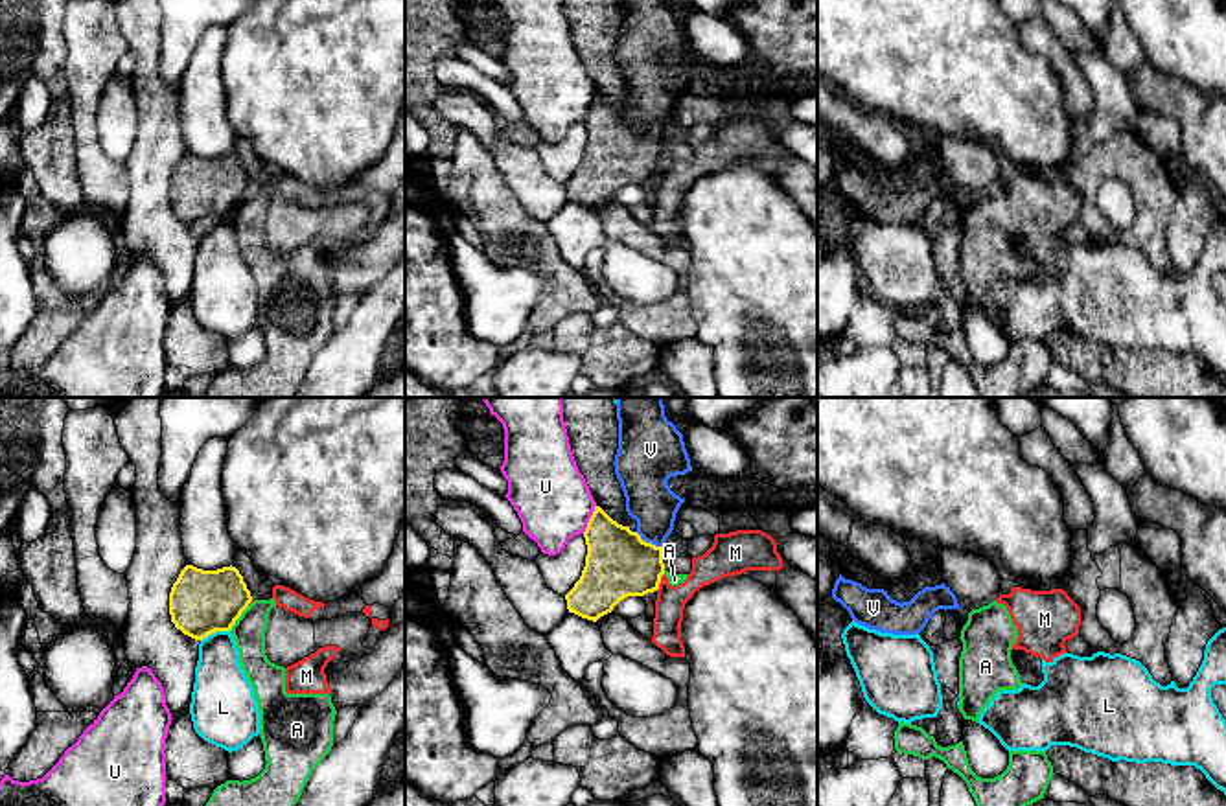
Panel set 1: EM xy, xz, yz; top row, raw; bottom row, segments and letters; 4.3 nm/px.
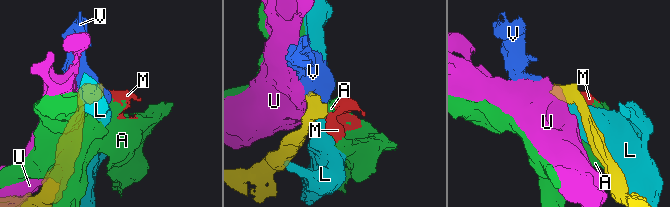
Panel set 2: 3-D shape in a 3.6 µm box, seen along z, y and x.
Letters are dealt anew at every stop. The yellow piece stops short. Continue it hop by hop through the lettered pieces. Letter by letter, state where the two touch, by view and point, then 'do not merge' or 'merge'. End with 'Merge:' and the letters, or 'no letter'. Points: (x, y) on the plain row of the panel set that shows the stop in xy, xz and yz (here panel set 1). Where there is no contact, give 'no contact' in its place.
A: xy (238, 205) | do not merge
L: xy (214, 219) | do not merge
M: xz (659, 170) | do not merge
U: xz (589, 107) | do not merge
V: xz (648, 131) | merge
Merge: V

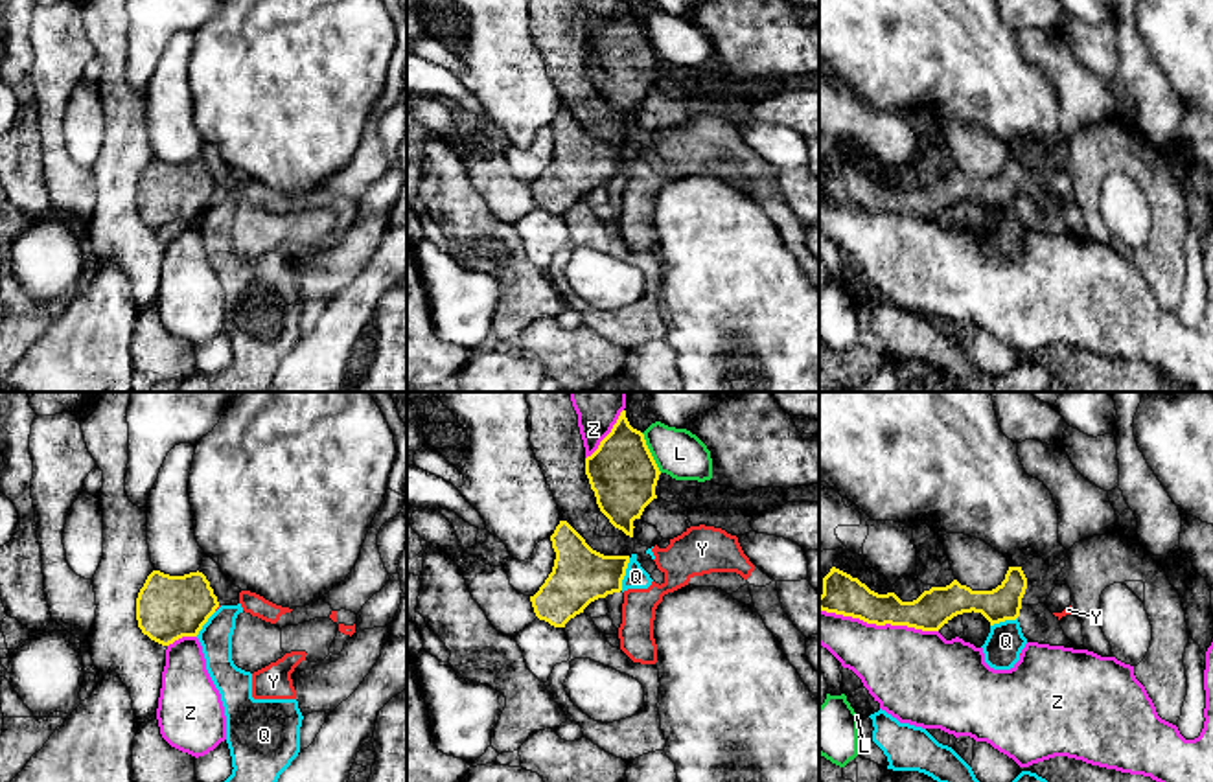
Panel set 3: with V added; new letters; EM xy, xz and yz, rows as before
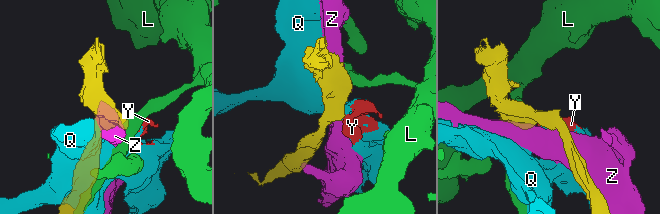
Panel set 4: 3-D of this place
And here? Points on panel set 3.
L: xz (650, 41) | do not merge
Q: xz (624, 162) | do not merge
Y: xy (216, 195) | do not merge
Z: yz (878, 212) | do not merge
Merge: no letter

